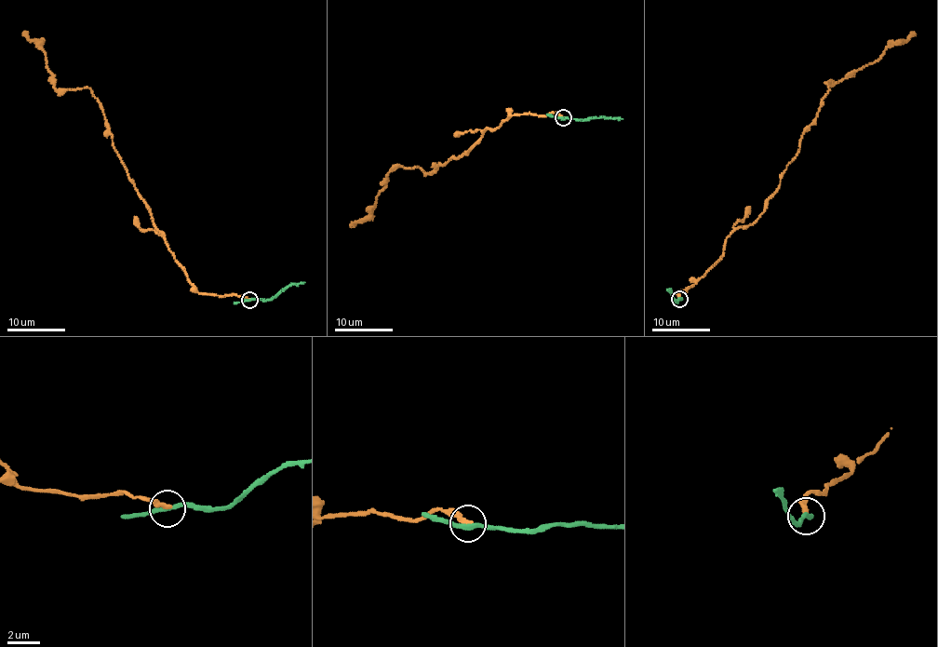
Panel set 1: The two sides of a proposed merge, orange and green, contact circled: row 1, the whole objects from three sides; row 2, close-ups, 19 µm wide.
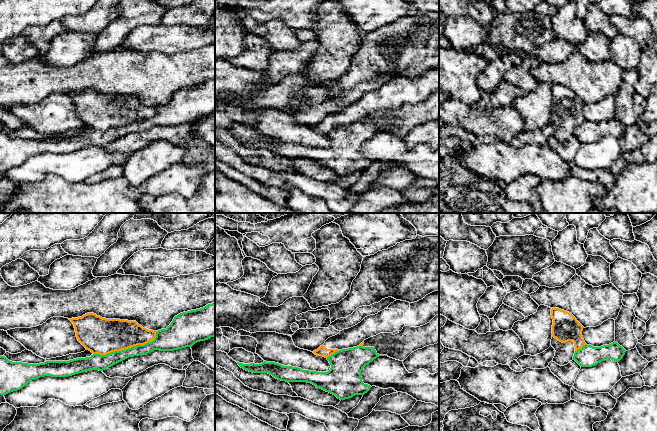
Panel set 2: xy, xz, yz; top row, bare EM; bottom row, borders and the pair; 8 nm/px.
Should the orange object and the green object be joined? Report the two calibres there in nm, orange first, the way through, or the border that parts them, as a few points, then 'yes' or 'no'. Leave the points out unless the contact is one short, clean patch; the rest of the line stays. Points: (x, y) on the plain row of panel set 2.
calibres 300 and 130 nm; no

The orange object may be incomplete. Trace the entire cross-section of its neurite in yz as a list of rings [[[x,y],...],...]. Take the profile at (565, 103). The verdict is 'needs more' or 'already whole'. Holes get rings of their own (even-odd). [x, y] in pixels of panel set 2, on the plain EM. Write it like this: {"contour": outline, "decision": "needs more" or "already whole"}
{"contour": [[[559,84],[551,85],[551,93],[551,122],[556,127],[552,137],[564,142],[572,137],[574,129],[586,120],[582,112],[584,103],[571,89]]], "decision": "needs more"}

